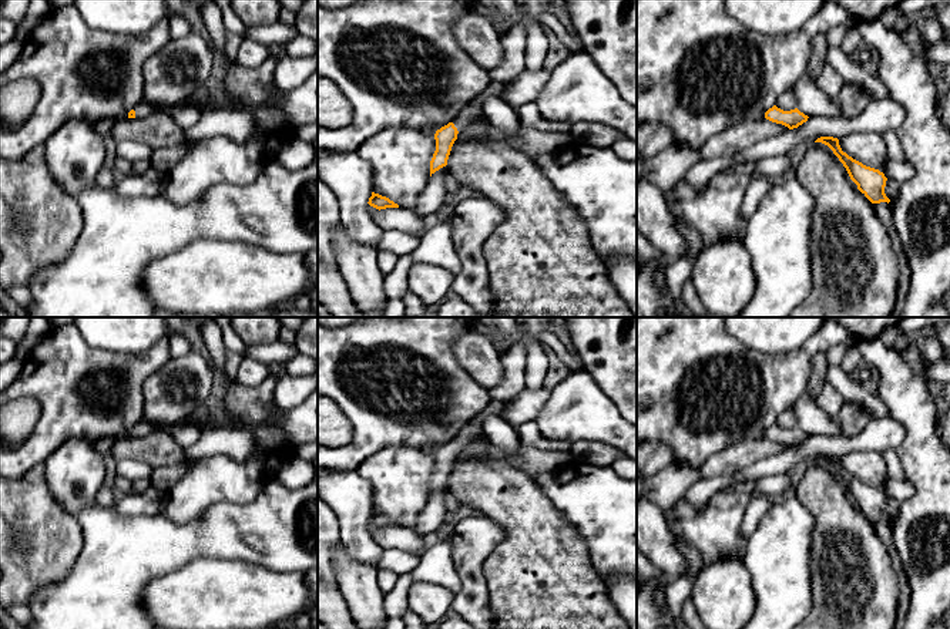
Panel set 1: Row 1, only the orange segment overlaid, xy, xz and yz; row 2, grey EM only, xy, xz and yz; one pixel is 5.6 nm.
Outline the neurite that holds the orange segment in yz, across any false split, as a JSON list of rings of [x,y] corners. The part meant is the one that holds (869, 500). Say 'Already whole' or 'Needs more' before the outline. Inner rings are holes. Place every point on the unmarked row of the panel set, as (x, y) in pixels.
Already whole. [[[820,455],[815,461],[828,464],[839,480],[846,487],[850,498],[857,504],[857,508],[872,521],[890,521],[884,512],[887,497],[879,488],[863,484],[842,470],[839,458],[833,455]]]

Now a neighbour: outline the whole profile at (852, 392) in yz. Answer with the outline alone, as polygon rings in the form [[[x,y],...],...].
[[[840,366],[829,369],[832,387],[843,397],[845,403],[863,404],[870,418],[887,417],[886,404],[873,394],[872,388],[860,381],[855,381]]]

